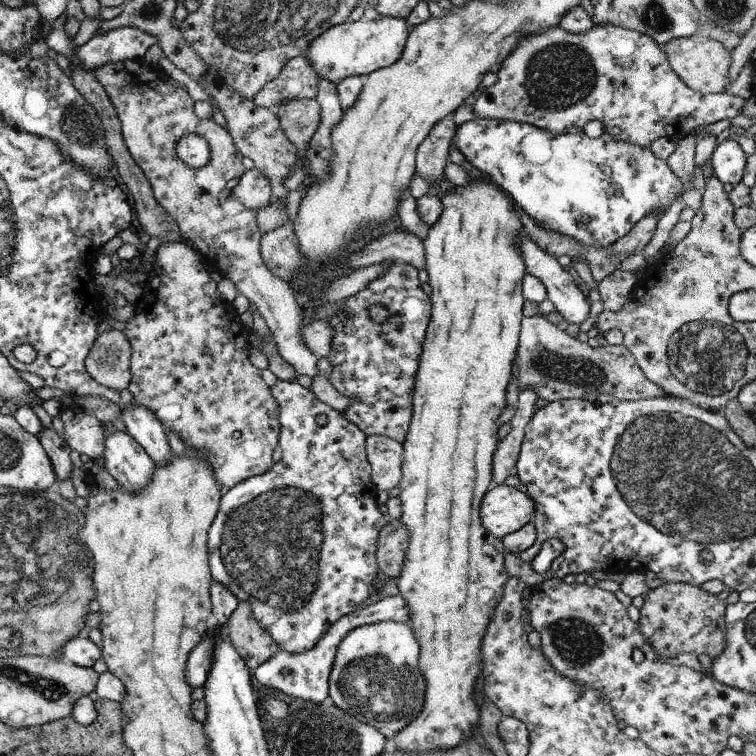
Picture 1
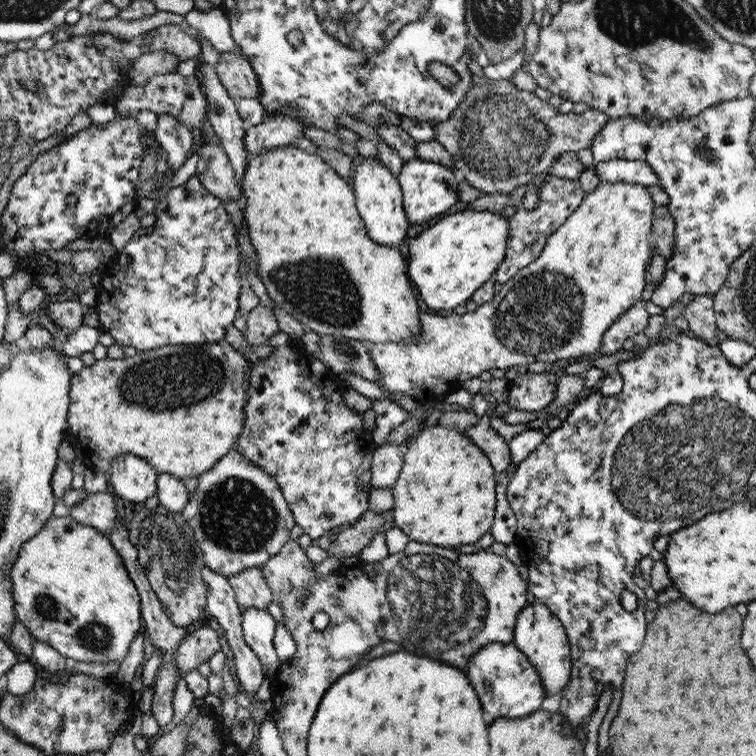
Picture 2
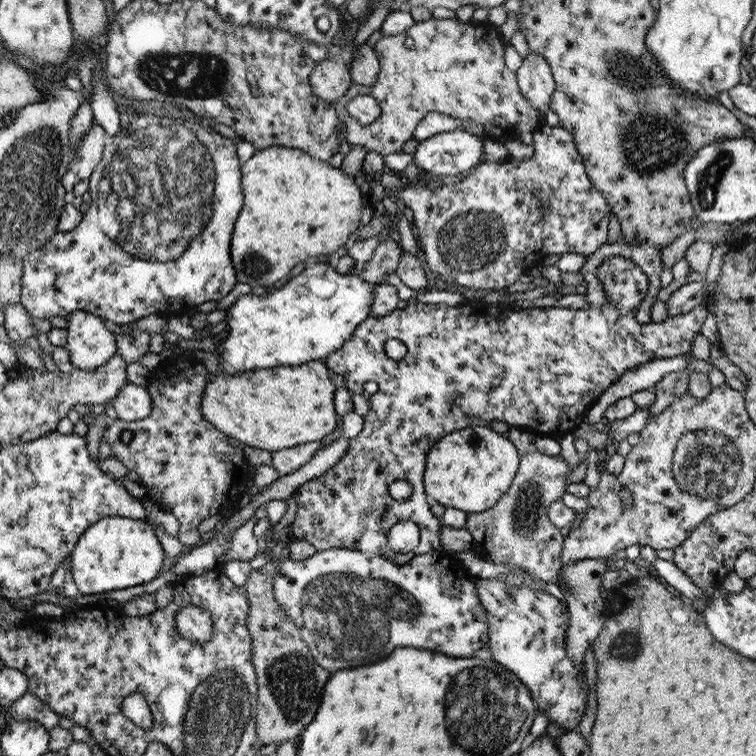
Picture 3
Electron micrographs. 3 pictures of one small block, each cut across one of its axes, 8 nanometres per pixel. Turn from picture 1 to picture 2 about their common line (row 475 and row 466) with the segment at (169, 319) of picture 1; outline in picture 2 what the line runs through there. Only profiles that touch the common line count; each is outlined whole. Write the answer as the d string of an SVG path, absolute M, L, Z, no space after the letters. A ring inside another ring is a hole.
M235 449L223 456L214 469L198 476L196 490L191 493L187 508L184 508L184 512L179 516L193 531L202 552L205 568L211 569L216 574L222 574L224 578L253 567L263 567L290 541L290 532L295 526L292 510L276 481L268 476L264 469L250 463Z

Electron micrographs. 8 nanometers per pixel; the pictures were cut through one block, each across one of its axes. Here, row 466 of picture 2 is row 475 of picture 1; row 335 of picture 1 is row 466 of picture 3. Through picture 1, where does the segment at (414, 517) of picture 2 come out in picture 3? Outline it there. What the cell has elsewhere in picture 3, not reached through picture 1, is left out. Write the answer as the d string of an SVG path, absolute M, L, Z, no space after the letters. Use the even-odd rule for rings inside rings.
M470 424L443 436L426 456L423 485L426 494L445 507L466 513L481 513L492 508L508 492L521 457L509 438L484 424Z

